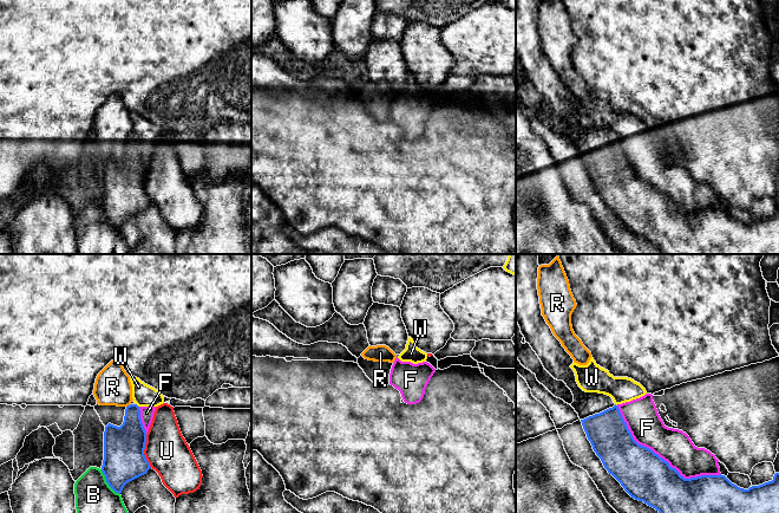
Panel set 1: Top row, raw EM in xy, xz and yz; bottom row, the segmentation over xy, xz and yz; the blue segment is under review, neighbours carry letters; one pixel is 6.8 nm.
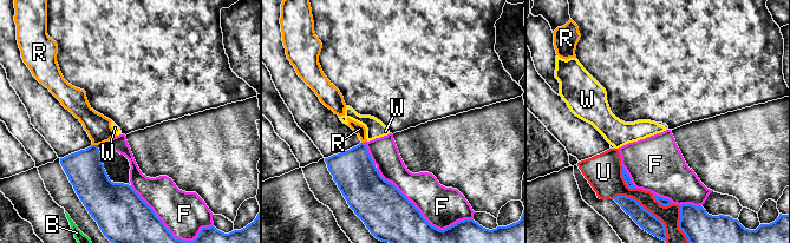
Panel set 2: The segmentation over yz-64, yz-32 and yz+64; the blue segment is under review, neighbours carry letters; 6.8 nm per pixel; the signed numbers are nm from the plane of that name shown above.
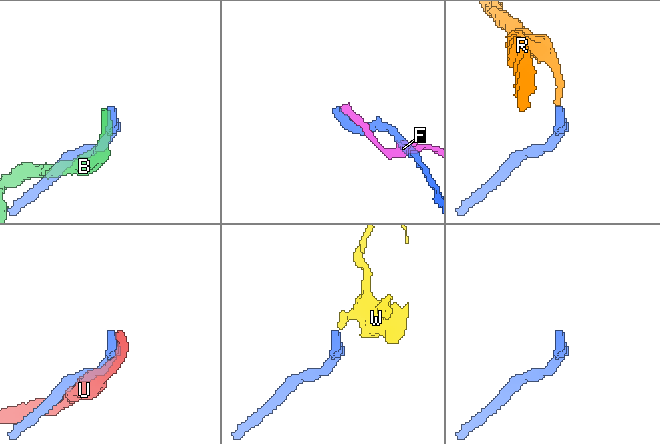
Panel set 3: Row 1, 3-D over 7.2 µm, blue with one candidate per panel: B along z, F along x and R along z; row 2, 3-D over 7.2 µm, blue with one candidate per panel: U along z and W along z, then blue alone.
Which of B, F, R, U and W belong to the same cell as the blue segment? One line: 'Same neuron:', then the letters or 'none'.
Same neuron: none

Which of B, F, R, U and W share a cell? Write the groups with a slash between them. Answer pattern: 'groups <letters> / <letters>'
groups B / F W / R / U

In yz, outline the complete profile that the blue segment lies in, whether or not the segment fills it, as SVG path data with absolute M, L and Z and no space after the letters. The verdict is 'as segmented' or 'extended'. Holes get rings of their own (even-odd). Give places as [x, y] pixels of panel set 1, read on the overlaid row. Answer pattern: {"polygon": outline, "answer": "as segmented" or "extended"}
{"polygon": "M516 254L516 322L544 369L555 379L563 381L571 390L574 395L571 407L578 414L594 452L624 491L659 513L779 513L779 473L774 474L772 481L748 489L738 487L721 474L685 479L652 449L634 440L610 396L585 392L578 387L575 372L570 368L574 359L554 336L542 316L537 290L538 267L537 254Z", "answer": "extended"}

